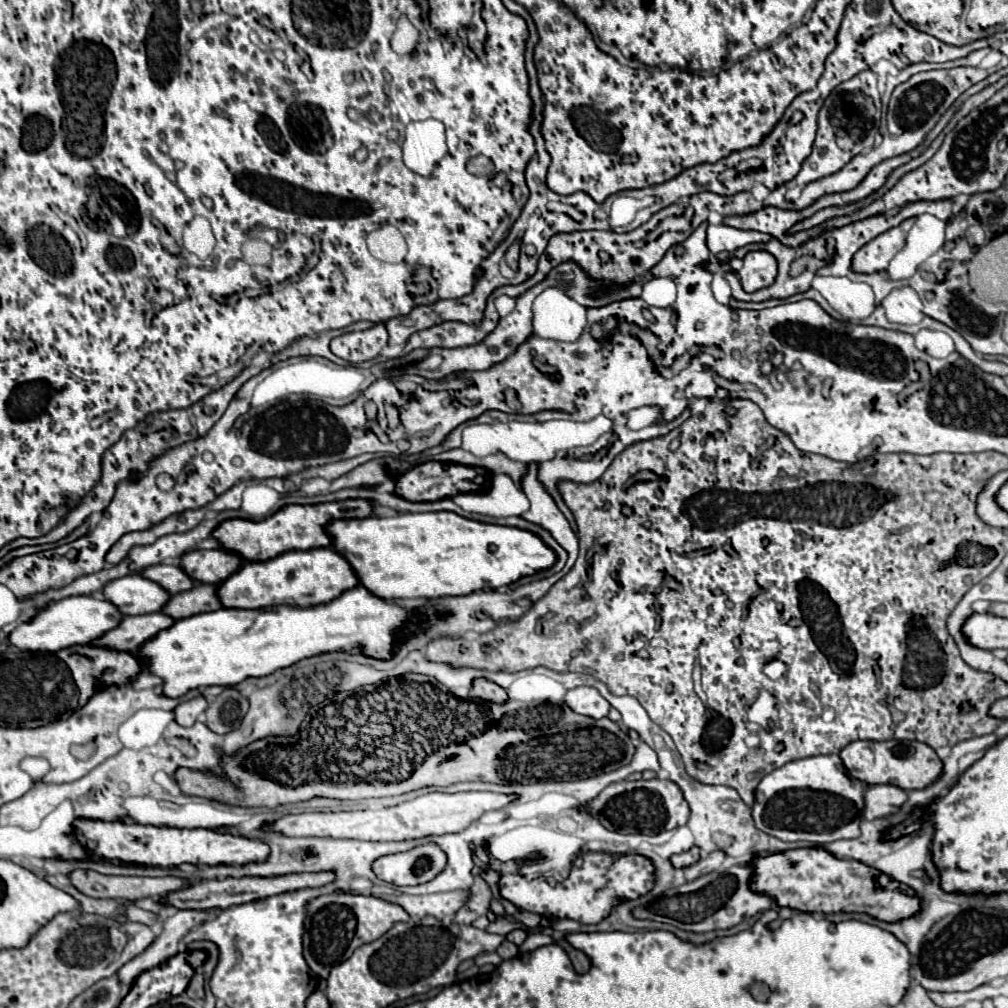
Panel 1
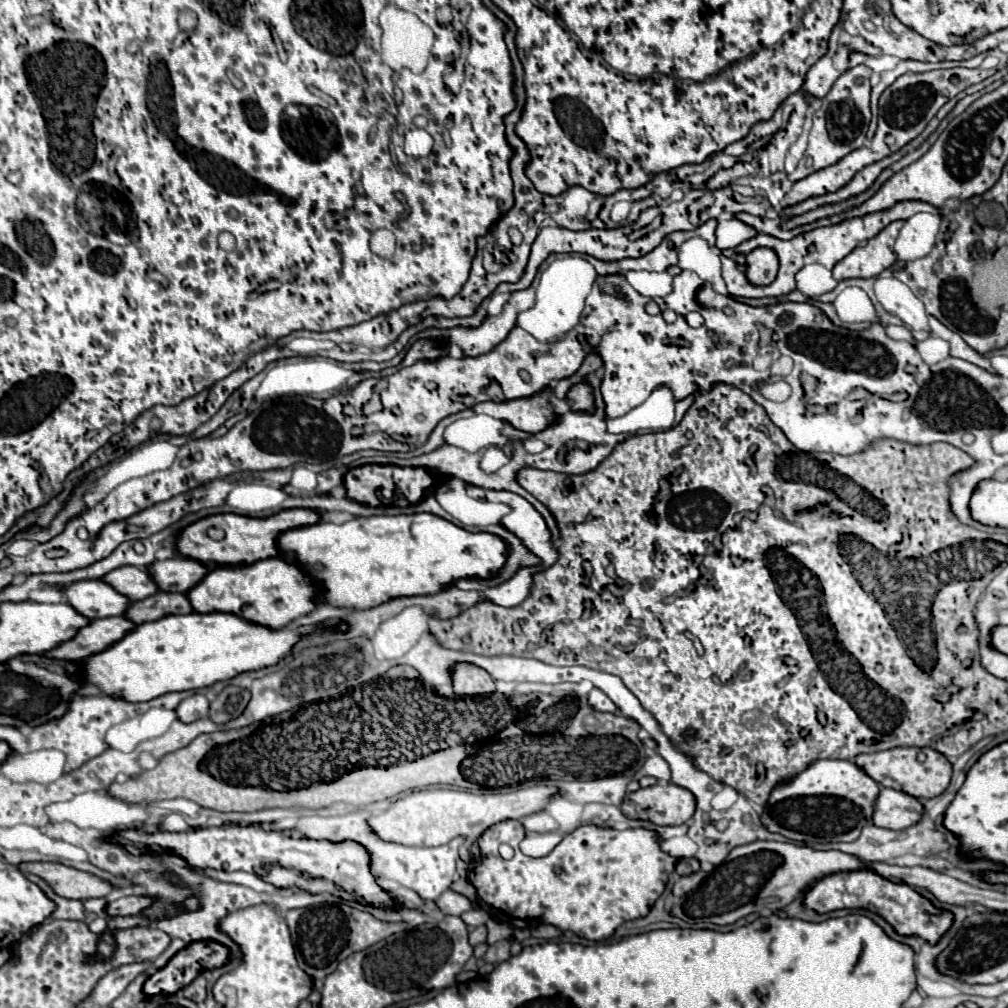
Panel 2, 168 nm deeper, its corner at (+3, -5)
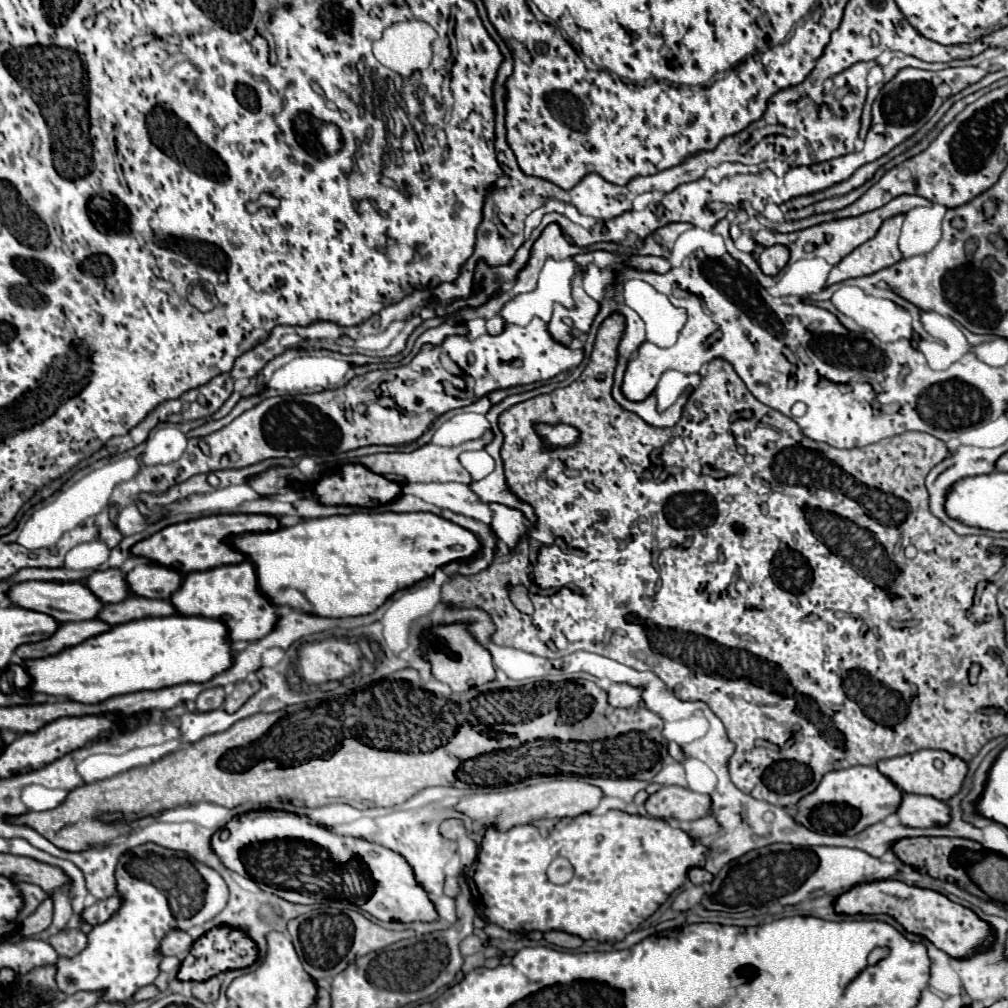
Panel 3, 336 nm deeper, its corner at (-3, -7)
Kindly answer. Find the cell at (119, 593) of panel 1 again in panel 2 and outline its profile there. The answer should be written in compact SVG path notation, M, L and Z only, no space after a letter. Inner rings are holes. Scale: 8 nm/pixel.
M76 581L66 587L58 587L58 591L64 595L66 603L86 619L124 615L130 603L130 599L124 599L124 595L112 591L112 587L100 581Z

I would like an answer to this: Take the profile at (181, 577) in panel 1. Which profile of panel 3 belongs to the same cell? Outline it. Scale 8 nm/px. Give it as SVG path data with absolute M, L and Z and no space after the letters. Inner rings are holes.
M106 569L106 571L94 571L86 579L86 587L102 601L102 603L118 603L126 597L132 597L130 585L126 581L126 573L120 569Z

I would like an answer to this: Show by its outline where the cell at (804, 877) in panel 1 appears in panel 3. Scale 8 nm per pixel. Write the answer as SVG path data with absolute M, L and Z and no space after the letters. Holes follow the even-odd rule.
M896 879L854 885L852 889L844 891L842 895L836 897L834 911L848 913L848 915L856 915L856 913L892 915L908 933L914 933L914 935L920 935L920 937L932 941L938 949L946 951L950 957L970 957L978 945L986 947L994 941L990 925L980 921L974 911L970 911L958 903L952 903L946 895L942 895L938 891L910 887Z

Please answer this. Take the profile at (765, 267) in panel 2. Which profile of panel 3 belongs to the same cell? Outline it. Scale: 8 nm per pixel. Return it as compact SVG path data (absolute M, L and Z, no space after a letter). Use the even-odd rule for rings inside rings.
M772 245L772 247L766 247L760 255L760 269L764 271L764 275L778 275L788 263L788 249L784 245Z

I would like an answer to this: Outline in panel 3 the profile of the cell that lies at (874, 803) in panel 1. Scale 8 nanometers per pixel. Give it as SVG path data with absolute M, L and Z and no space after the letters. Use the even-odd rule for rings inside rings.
M902 793L902 801L896 815L906 827L942 827L950 821L948 811L948 805L934 797Z

